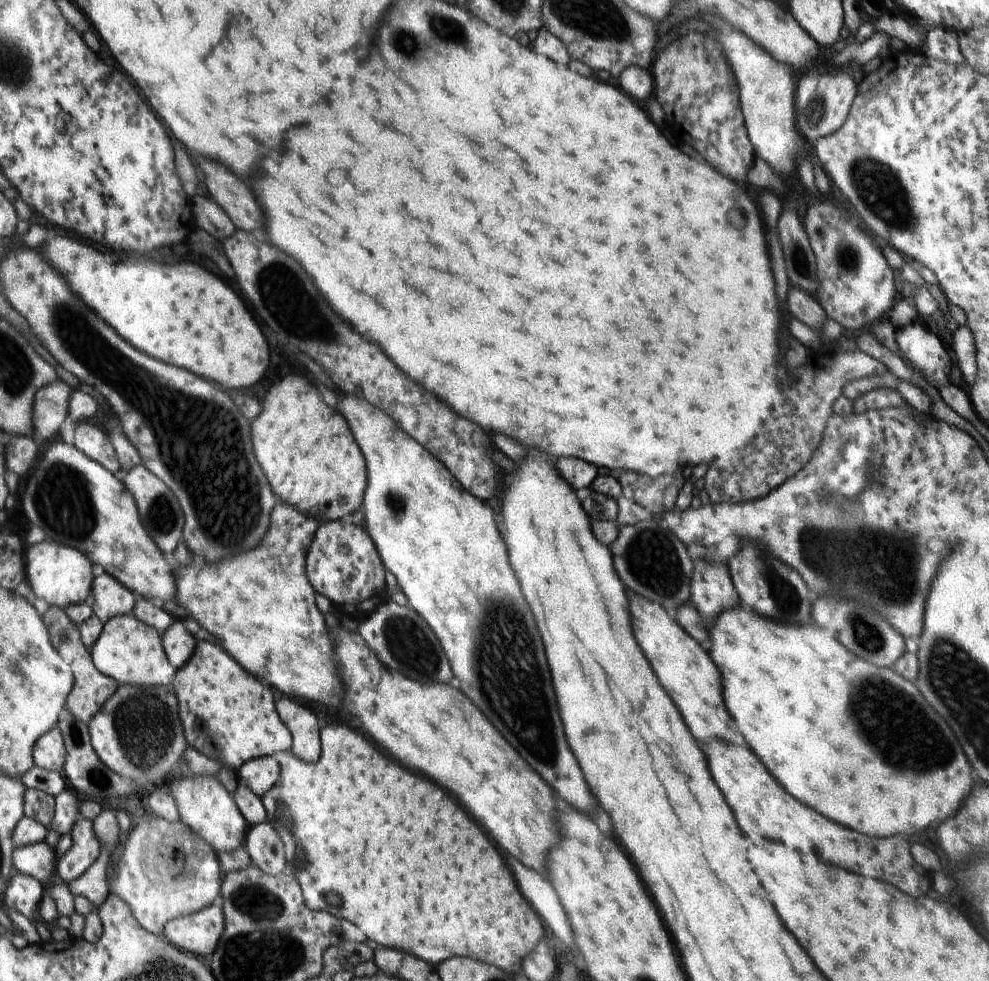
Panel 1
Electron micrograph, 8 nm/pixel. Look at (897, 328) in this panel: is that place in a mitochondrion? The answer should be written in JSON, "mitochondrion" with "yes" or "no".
{"mitochondrion":"no"}

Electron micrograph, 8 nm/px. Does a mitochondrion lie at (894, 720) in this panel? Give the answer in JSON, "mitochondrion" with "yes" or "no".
{"mitochondrion":"yes"}

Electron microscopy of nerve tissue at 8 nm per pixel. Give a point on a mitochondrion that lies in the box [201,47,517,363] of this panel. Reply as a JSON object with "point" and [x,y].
{"point":[284,294]}

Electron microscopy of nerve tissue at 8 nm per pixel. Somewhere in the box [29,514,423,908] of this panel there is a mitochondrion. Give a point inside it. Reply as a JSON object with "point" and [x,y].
{"point":[142,722]}

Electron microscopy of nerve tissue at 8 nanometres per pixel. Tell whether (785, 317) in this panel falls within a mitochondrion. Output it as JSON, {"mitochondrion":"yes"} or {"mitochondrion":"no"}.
{"mitochondrion":"no"}

